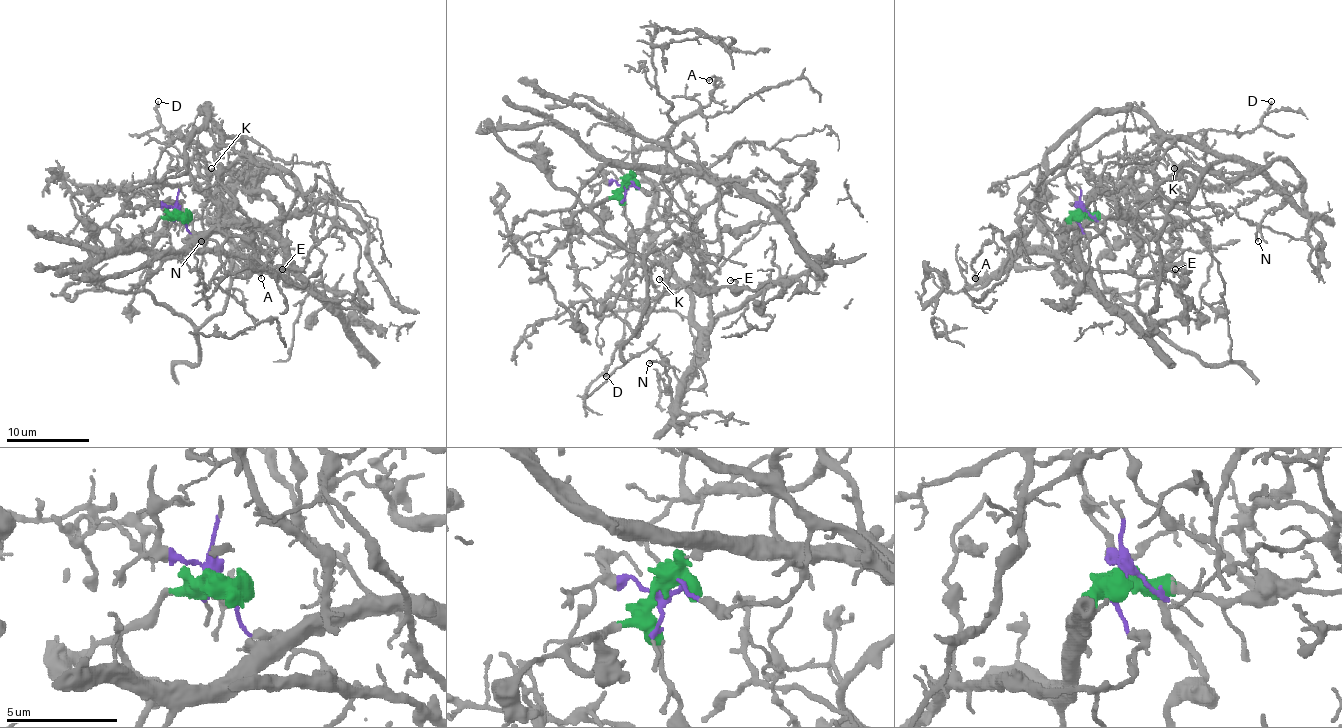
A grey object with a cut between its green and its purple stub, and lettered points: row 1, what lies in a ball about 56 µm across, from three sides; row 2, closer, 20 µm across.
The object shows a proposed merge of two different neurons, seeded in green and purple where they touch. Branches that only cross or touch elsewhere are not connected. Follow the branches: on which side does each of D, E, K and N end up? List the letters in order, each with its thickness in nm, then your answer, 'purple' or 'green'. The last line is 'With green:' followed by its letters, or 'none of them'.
D: 170 nm | purple
E: 140 nm | green
K: 130 nm | purple
N: 170 nm | purple
With green: E

